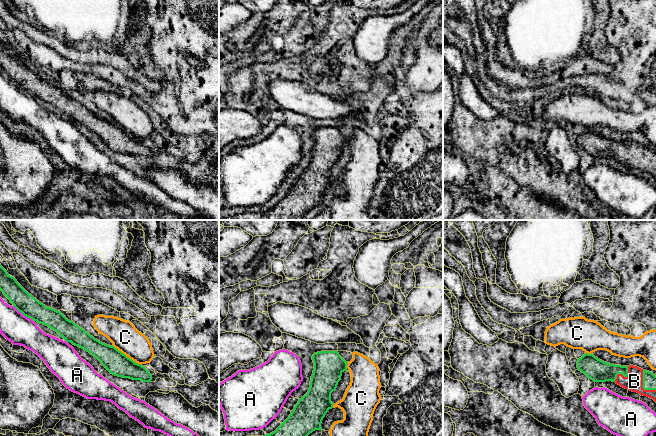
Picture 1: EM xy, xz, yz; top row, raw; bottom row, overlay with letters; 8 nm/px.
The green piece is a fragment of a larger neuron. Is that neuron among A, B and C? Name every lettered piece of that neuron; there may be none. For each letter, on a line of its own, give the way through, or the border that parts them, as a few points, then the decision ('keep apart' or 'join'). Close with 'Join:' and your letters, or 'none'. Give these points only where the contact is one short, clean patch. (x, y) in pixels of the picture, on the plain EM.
A: keep apart
B: join
C: border xy (113, 121), (133, 137); keep apart
Join: B

